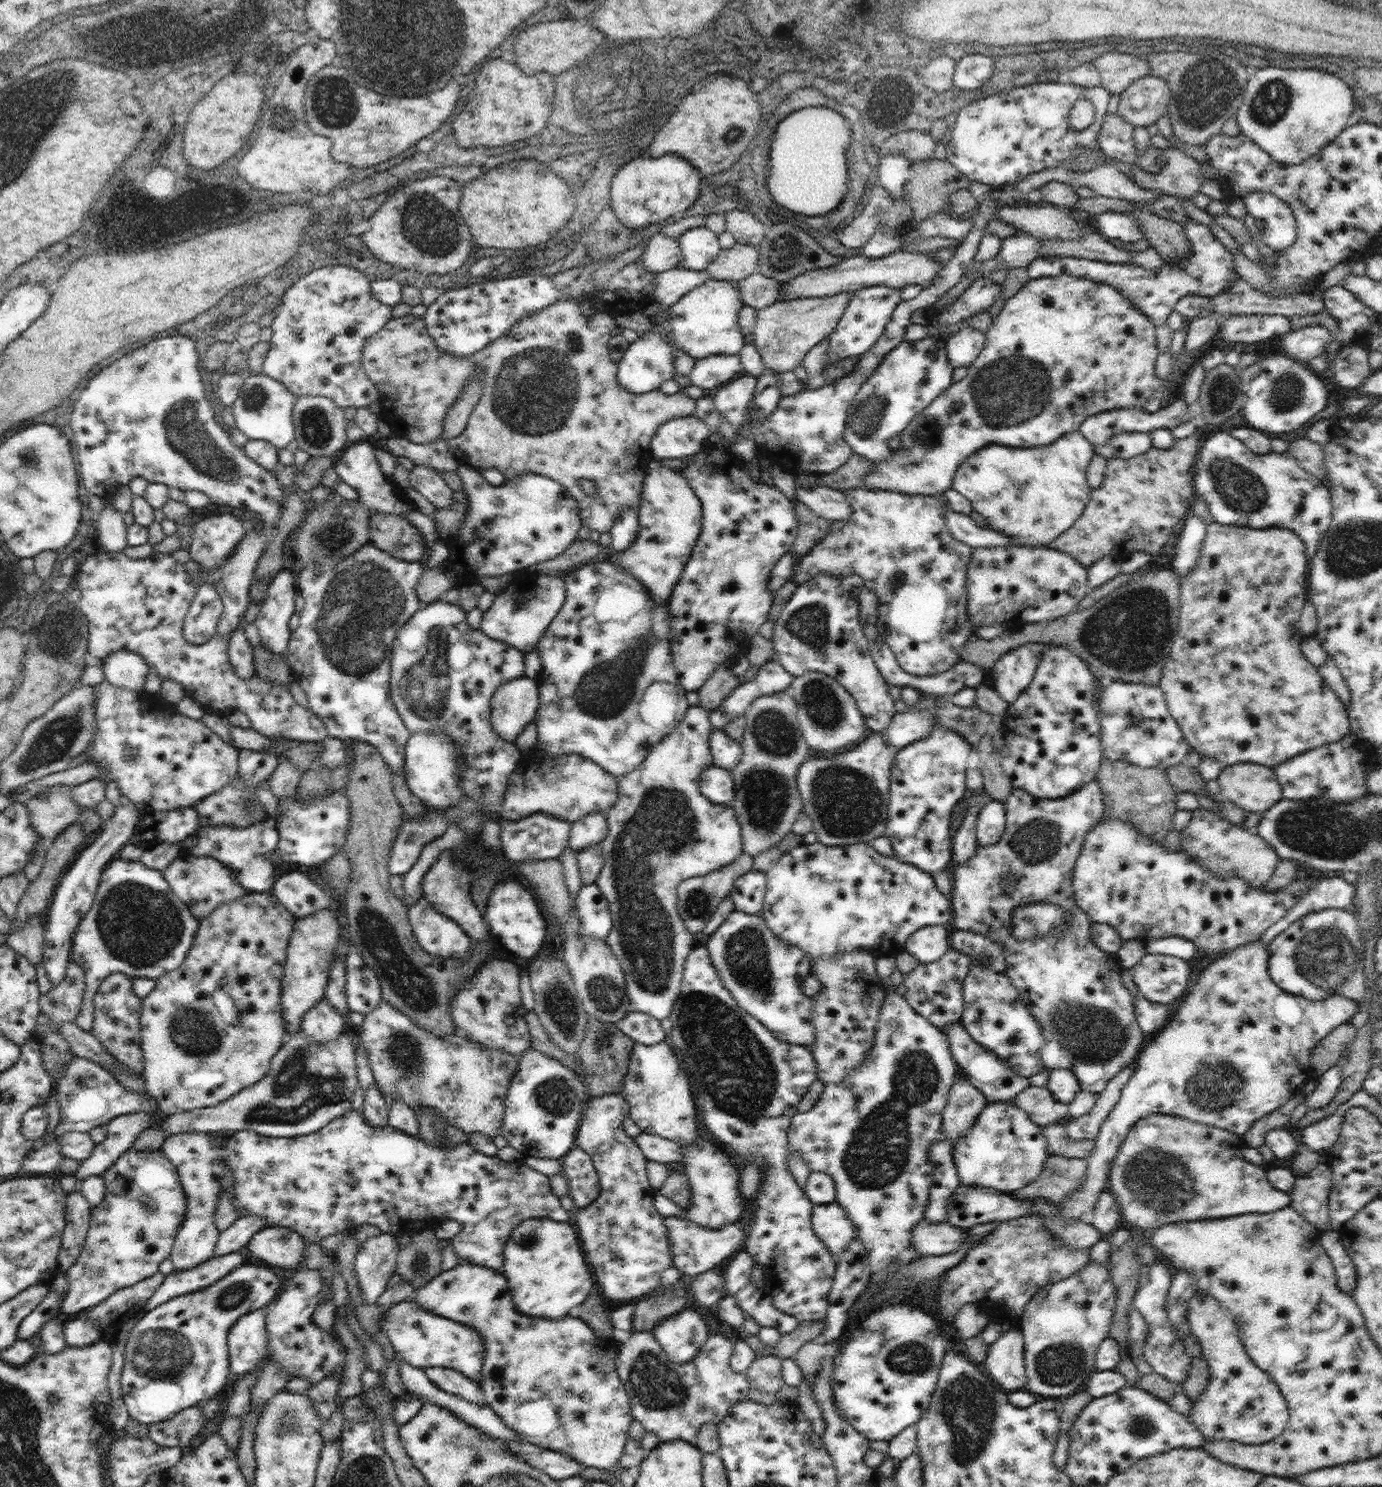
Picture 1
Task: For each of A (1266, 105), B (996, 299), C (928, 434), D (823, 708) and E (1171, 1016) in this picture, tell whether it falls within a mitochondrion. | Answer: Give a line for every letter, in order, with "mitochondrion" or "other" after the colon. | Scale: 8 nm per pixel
A: mitochondrion
B: other
C: mitochondrion
D: mitochondrion
E: other

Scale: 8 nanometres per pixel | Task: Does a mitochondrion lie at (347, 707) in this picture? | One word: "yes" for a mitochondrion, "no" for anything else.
no

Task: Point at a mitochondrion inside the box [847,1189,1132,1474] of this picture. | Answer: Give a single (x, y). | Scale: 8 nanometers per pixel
(968, 1408)

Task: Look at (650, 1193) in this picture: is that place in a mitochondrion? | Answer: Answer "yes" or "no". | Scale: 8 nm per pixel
no

